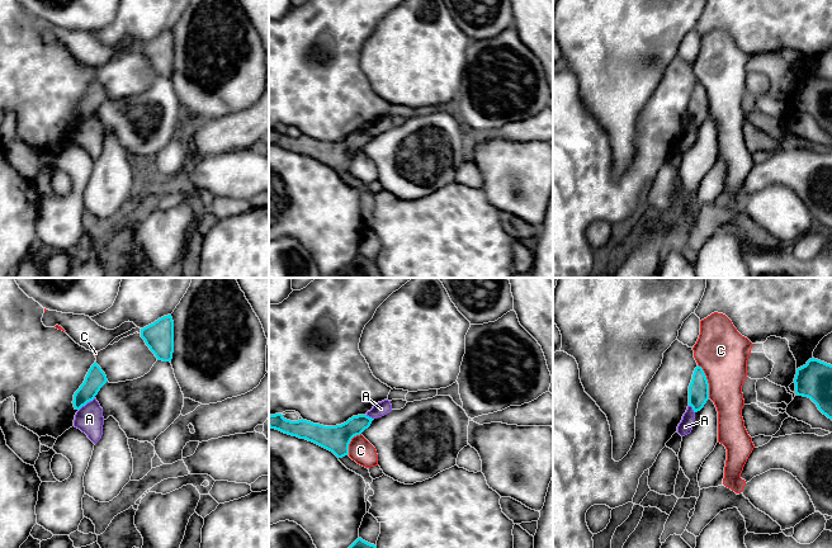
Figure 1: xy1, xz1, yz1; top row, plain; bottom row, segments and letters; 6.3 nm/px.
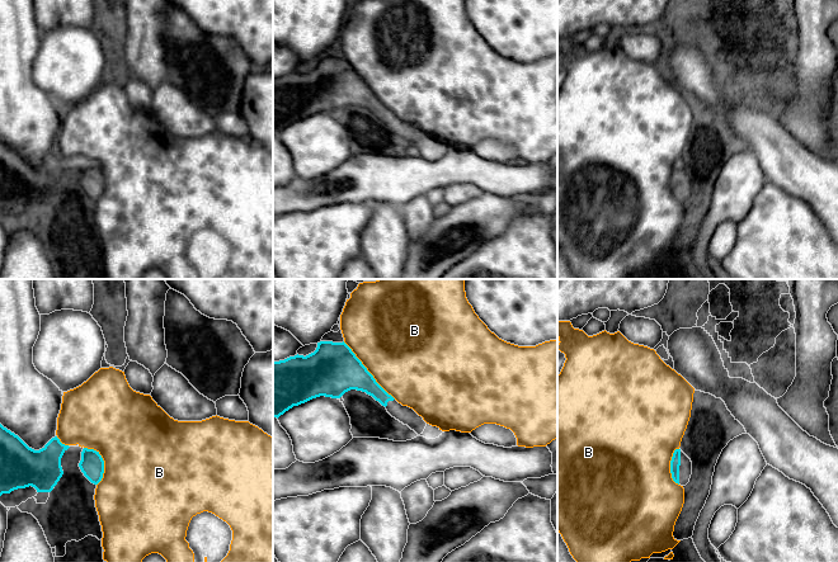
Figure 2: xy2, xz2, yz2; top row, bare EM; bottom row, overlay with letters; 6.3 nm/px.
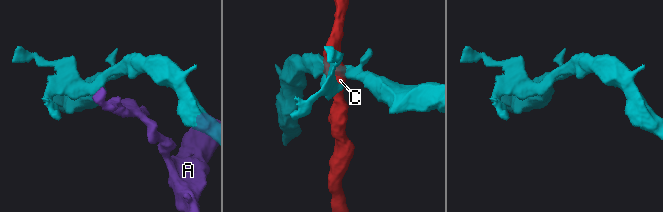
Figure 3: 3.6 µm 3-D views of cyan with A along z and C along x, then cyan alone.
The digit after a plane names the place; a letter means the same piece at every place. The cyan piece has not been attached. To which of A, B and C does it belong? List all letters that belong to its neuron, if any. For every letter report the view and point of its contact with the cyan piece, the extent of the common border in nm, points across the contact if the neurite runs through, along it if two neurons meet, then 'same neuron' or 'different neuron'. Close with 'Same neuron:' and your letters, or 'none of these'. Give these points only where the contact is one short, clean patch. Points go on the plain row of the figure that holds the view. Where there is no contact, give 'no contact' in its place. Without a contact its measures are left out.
A: contact xy1 (86, 118); length 130 nm; border xy1 (94, 113), (79, 126); different neuron
B: contact xz2 (367, 86); length 500 nm; different neuron
C: contact yz1 (707, 97); length 220 nm; border yz1 (698, 80), (705, 91), (709, 113); different neuron
Same neuron: none of these

